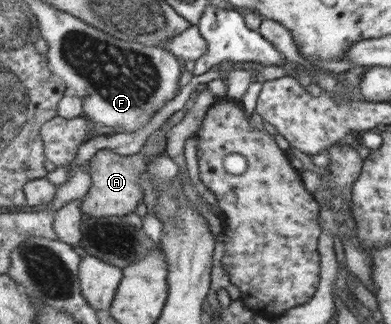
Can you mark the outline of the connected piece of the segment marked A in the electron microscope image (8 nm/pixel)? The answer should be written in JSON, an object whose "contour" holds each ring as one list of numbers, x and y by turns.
{"contour":[[98,150,88,160,90,185,88,192,82,197,81,212,89,217,125,216,135,212,143,195,138,185,141,172,146,170,144,155,137,151,132,155,119,155,113,150]]}

